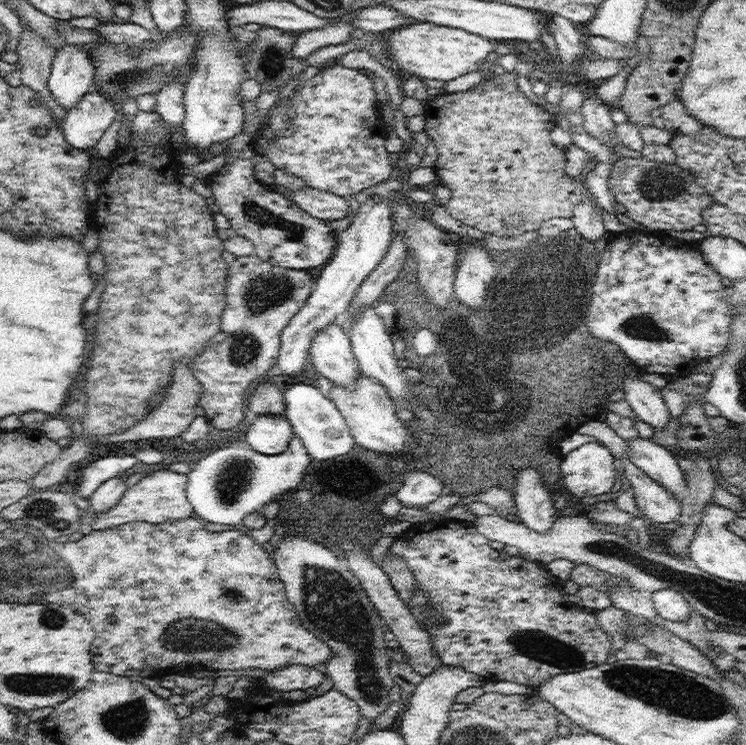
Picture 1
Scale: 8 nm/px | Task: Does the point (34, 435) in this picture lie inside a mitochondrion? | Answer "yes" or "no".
no

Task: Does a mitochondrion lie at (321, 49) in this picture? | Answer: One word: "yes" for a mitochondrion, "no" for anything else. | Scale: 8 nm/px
no

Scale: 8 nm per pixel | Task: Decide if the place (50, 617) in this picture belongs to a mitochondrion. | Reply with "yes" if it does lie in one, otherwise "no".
yes

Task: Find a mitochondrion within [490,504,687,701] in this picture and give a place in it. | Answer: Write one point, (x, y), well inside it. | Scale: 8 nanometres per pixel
(563, 656)

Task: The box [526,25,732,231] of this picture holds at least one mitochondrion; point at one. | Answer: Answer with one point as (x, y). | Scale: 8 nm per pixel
(655, 184)

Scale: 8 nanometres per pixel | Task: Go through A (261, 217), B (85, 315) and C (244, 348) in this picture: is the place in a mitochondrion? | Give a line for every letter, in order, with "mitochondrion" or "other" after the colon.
A: mitochondrion
B: other
C: mitochondrion

